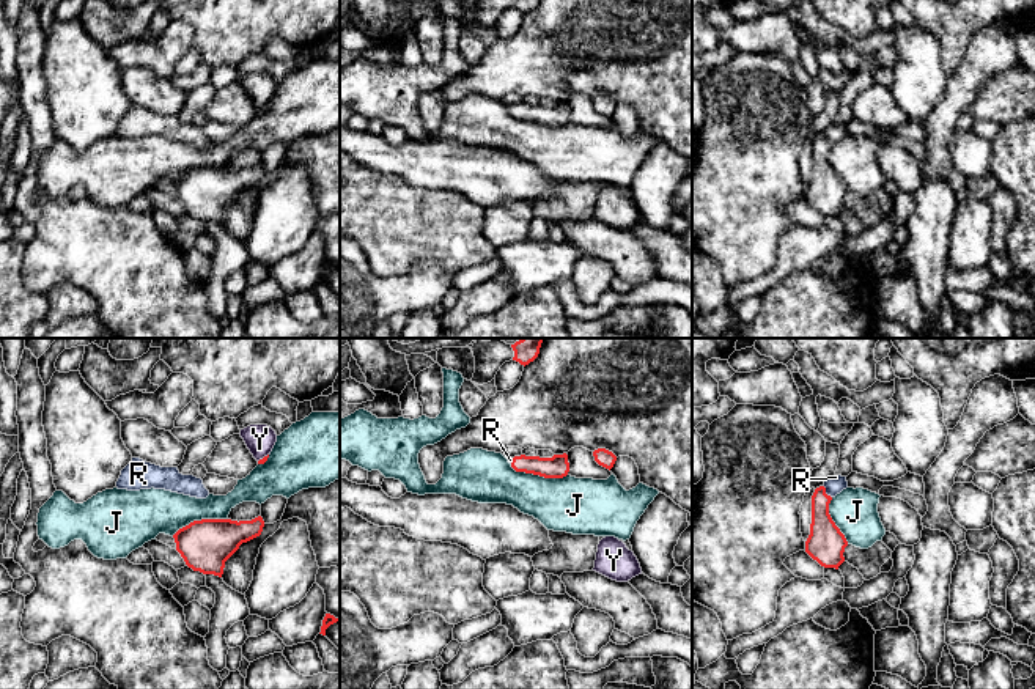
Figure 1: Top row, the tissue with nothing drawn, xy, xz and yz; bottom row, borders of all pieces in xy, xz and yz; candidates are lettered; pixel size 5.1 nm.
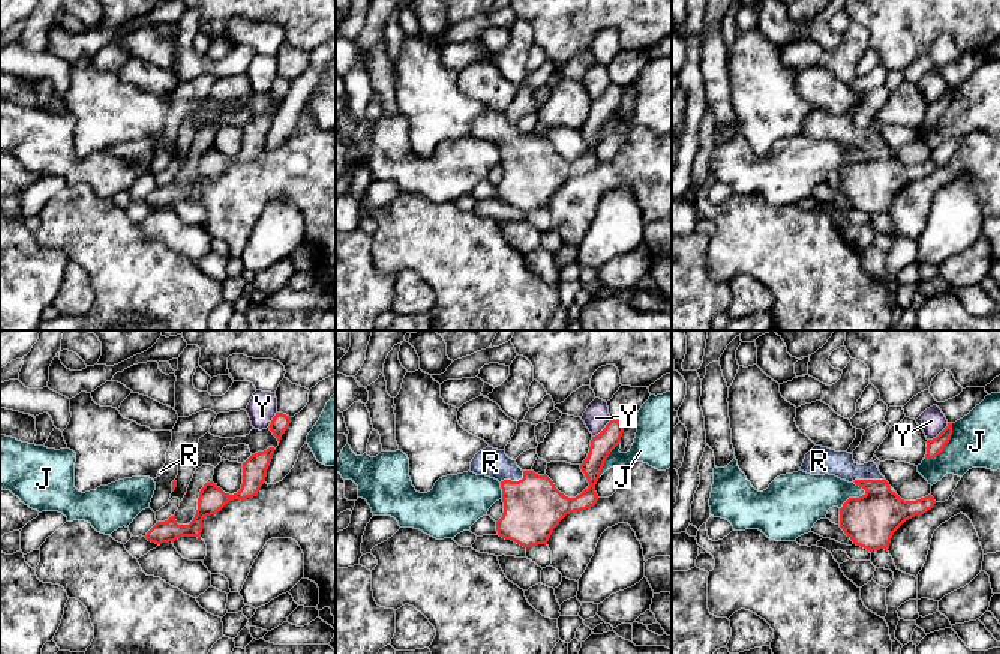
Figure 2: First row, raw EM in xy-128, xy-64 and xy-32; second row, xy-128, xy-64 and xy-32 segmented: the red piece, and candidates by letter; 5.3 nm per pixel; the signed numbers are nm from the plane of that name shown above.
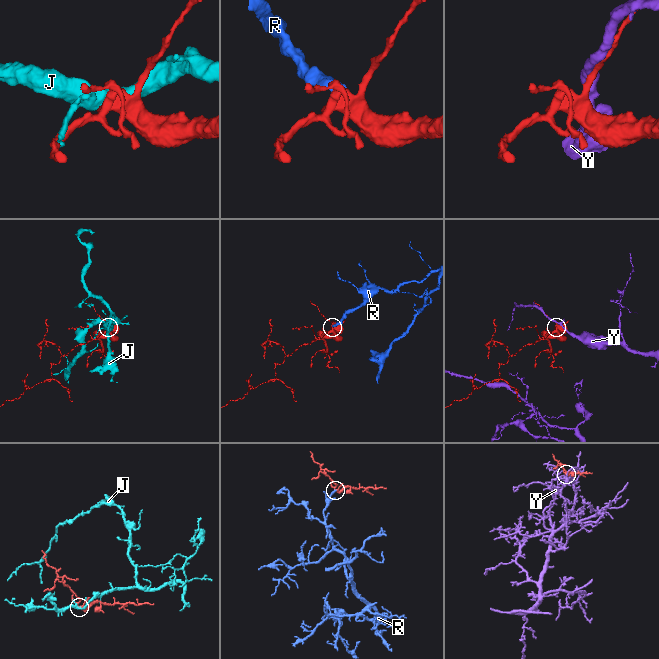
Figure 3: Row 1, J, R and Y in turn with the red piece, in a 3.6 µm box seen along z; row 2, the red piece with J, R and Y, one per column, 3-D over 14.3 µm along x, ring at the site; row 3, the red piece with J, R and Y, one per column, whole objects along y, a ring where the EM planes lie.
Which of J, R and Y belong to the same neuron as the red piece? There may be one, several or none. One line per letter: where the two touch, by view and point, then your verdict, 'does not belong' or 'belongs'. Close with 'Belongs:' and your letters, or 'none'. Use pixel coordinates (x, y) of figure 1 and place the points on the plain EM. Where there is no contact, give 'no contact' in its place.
J: contact xz (538, 121); does not belong
R: contact yz (825, 139); belongs
Y: contact xy (265, 104); does not belong
Belongs: R

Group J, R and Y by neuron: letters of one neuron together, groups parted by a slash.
J / R / Y

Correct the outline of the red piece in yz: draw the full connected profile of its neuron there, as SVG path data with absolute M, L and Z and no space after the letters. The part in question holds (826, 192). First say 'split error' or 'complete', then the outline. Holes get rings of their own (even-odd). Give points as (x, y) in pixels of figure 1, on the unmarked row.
split error; M834 123L816 135L812 143L812 171L805 189L805 200L824 216L835 216L845 209L848 193L845 182L829 162L831 148L848 135L846 124Z

